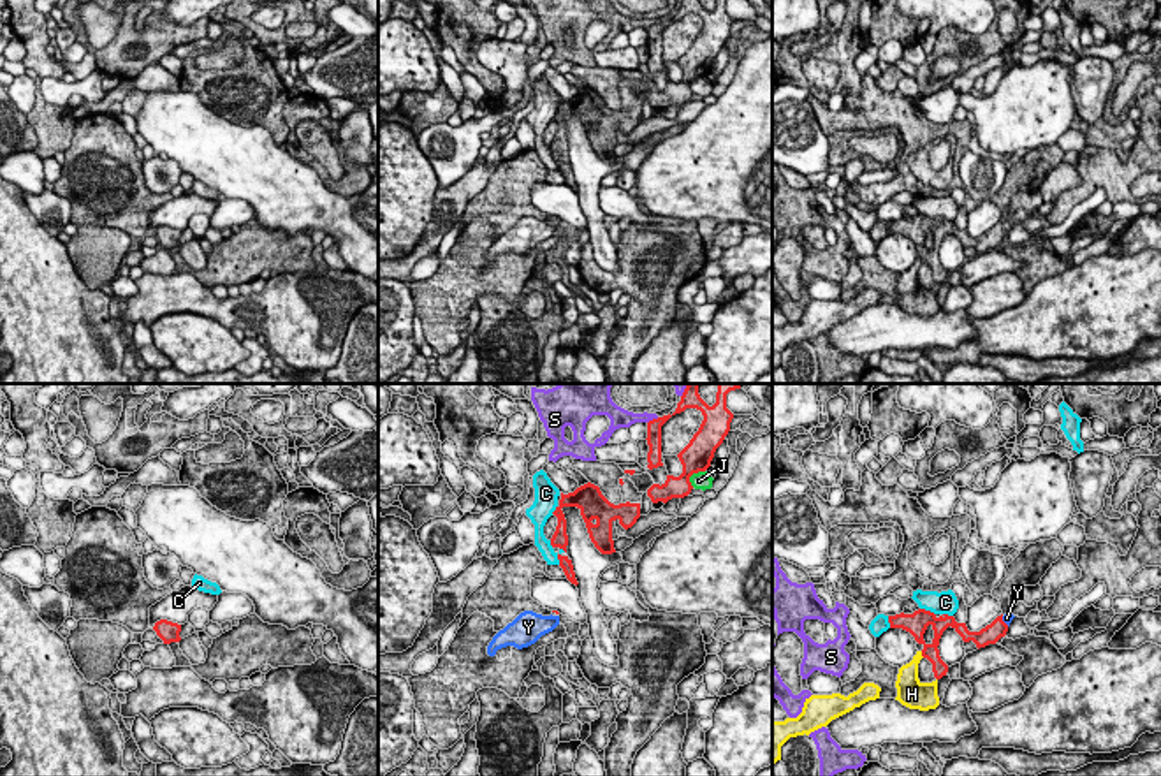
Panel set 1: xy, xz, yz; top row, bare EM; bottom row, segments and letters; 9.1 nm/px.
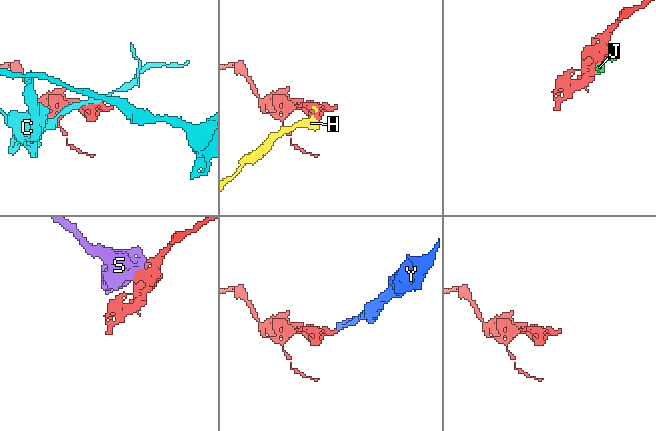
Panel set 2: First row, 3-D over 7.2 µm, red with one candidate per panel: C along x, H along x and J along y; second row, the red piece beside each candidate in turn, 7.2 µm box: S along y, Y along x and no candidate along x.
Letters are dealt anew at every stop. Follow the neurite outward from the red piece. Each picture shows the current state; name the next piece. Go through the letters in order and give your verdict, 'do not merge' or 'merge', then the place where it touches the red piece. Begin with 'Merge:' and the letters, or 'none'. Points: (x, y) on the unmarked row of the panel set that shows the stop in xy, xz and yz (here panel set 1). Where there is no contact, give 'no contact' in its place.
Merge: Y
C: do not merge | yz (927, 217)
H: do not merge | yz (922, 261)
J: do not merge | xz (692, 80)
S: do not merge | xz (653, 25)
Y: merge | yz (1003, 227)

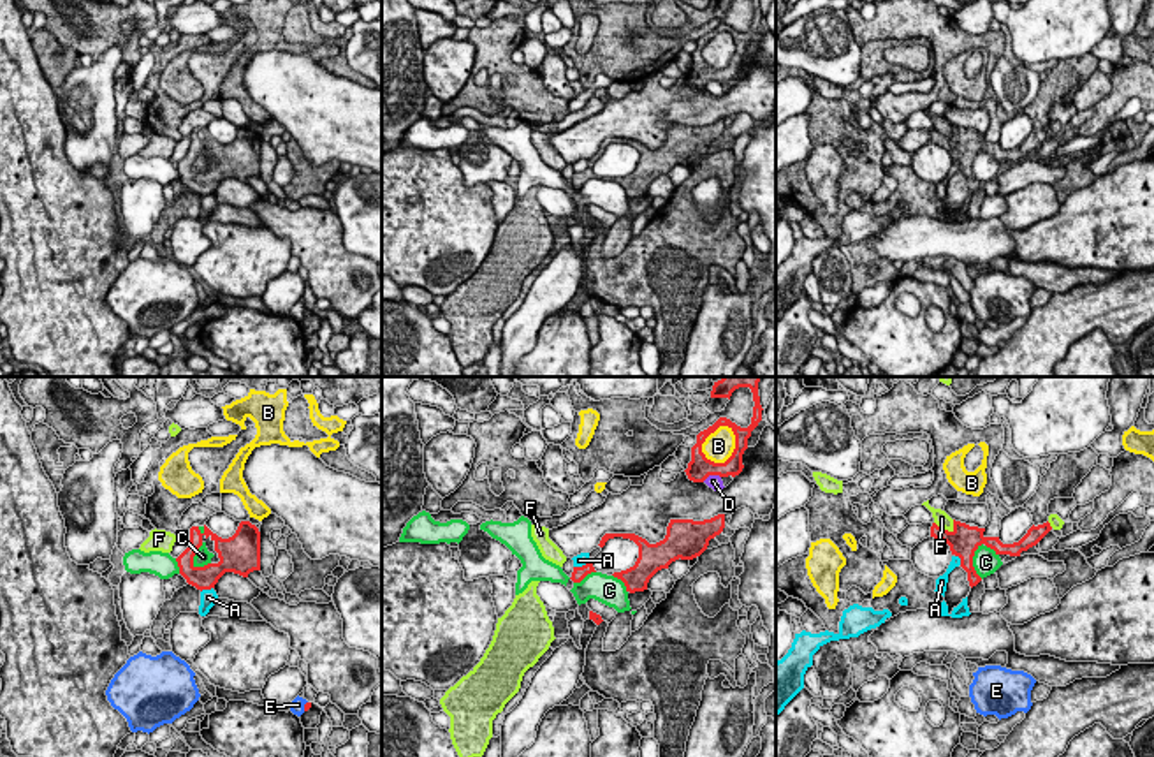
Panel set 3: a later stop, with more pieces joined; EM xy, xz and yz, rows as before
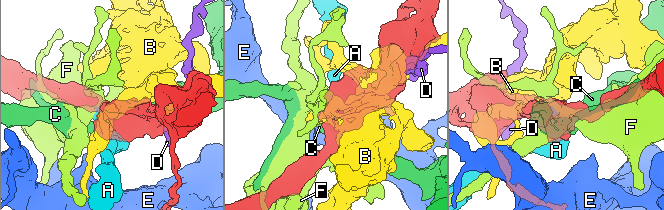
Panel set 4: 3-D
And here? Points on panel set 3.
Merge: none
A: do not merge | xy (206, 194)
B: do not merge | xz (736, 53)
C: do not merge | xy (194, 161)
D: do not merge | xz (711, 80)
E: do not merge | xy (305, 312)
F: do not merge | yz (943, 134)

